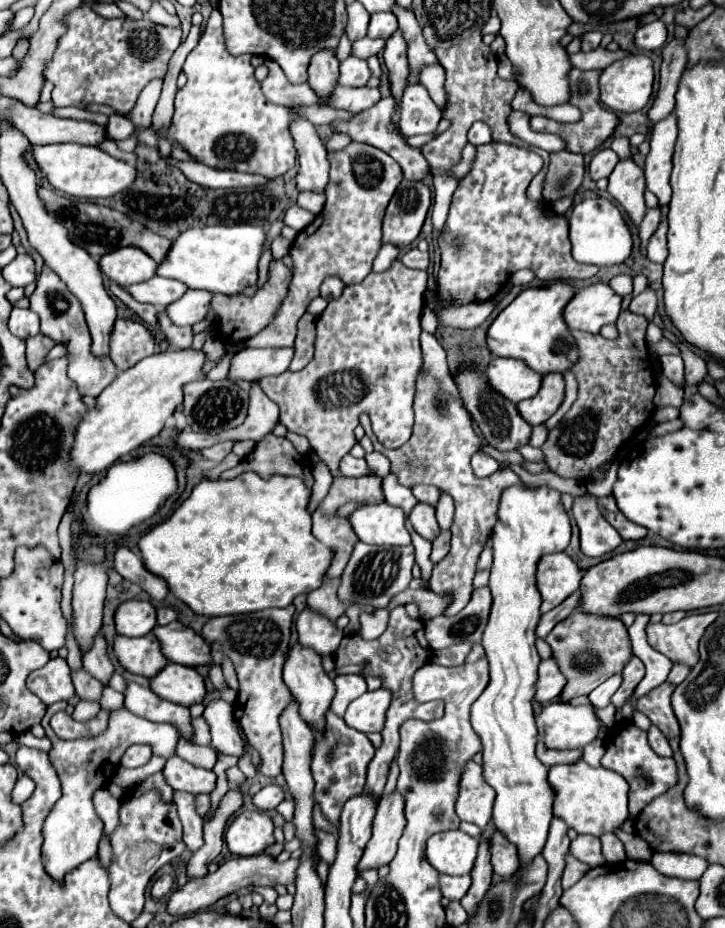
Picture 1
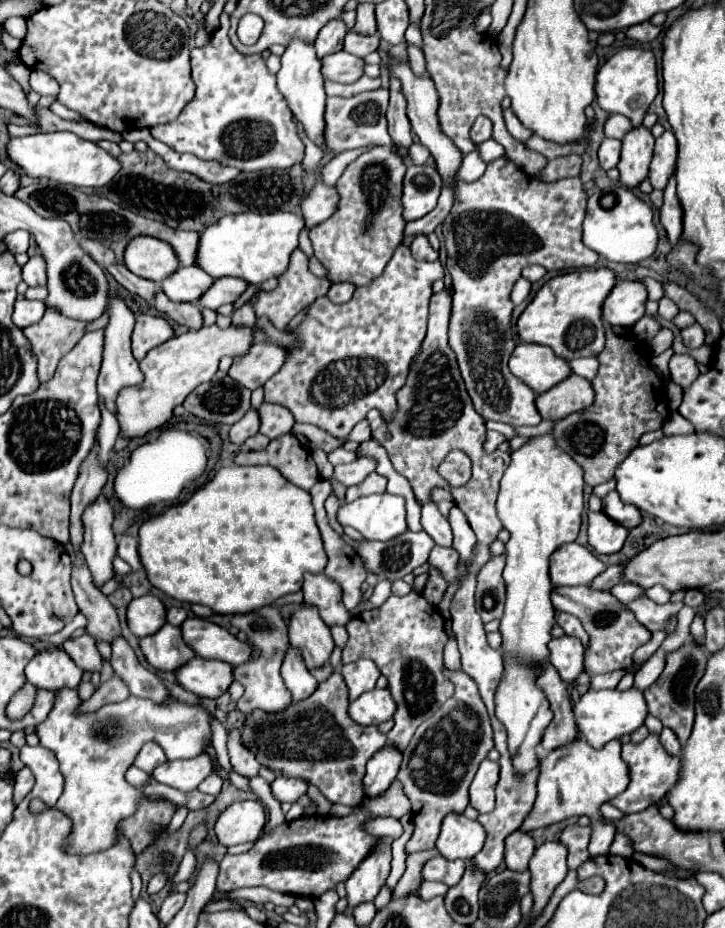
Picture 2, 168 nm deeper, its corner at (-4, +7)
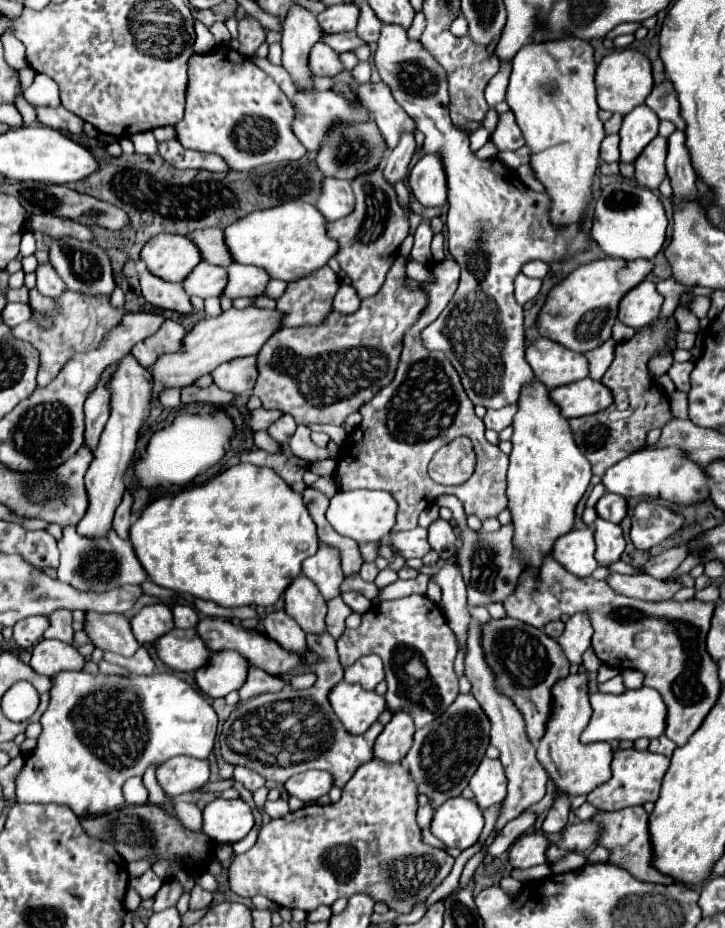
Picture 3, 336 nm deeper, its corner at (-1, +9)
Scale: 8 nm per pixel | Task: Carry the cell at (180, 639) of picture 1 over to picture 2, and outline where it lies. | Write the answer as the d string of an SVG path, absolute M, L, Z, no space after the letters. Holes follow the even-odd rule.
M190 616L182 626L182 636L188 648L206 660L224 660L232 666L244 664L250 658L250 646L238 642L226 628L198 616Z

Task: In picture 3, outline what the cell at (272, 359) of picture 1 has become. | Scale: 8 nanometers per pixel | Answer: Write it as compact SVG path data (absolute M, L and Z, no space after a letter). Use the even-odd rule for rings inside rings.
M235 358L231 362L221 364L219 368L213 370L213 384L217 384L221 390L233 392L233 394L243 394L249 392L255 386L257 380L257 368L255 368L257 358Z

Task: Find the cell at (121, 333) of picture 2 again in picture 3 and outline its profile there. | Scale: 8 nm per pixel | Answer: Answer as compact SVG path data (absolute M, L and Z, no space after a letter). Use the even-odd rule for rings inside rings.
M127 354L125 358L119 360L119 370L109 382L109 390L111 390L111 416L107 420L107 426L101 432L101 438L95 450L95 460L91 462L85 474L85 486L89 492L89 510L85 518L77 524L77 532L89 538L99 538L109 532L115 508L123 498L123 492L125 492L123 476L133 462L139 430L151 412L151 394L153 394L151 372L143 368L131 354Z

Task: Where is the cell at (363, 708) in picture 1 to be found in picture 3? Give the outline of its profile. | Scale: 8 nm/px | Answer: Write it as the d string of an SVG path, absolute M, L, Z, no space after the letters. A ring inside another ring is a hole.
M347 682L333 686L329 692L329 702L349 734L363 734L385 710L383 696Z

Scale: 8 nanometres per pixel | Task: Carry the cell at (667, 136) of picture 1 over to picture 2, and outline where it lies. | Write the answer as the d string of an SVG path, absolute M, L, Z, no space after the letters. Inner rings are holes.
M664 130L664 134L656 140L654 158L650 162L650 182L654 188L664 190L676 164L676 136L672 130Z

